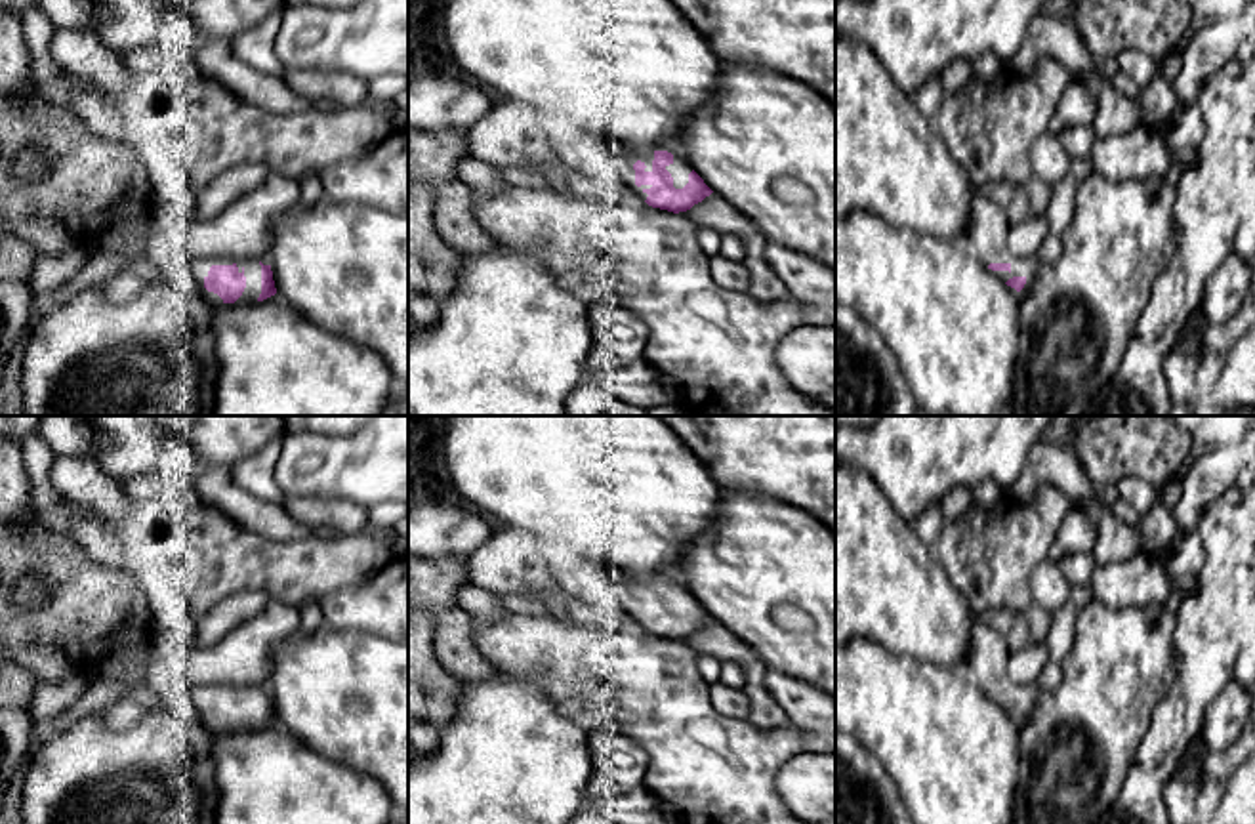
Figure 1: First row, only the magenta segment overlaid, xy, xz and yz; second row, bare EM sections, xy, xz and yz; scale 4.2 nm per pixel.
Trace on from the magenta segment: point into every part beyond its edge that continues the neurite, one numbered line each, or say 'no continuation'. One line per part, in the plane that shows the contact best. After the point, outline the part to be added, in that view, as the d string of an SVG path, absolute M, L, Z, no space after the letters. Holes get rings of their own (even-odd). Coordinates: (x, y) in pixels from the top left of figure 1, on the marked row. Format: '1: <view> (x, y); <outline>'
1: xz (679, 170); M673 154L673 162L666 166L666 170L673 177L673 187L683 189L689 183L689 174L692 172L692 166L685 158Z

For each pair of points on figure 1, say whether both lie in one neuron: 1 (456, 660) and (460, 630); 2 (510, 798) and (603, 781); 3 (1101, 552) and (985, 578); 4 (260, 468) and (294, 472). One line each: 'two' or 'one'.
1: one
2: two
3: two
4: two

